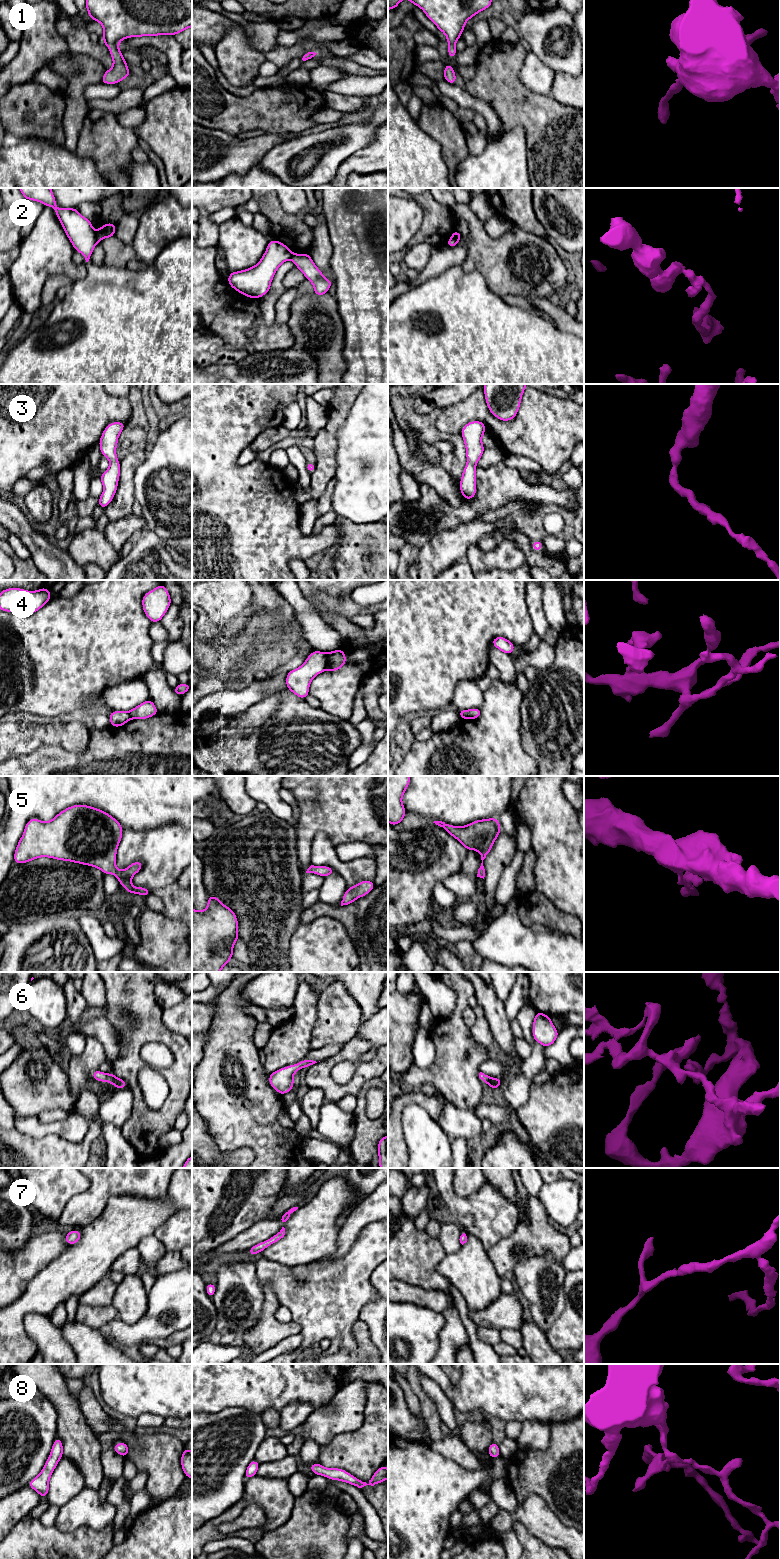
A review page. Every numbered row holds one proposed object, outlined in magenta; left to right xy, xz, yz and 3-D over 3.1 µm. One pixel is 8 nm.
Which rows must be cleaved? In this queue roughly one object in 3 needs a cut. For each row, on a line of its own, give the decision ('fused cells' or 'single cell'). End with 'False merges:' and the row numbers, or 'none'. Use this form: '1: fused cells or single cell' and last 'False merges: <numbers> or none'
1: single cell
2: fused cells
3: single cell
4: fused cells
5: single cell
6: single cell
7: single cell
8: single cell
False merges: 2, 4

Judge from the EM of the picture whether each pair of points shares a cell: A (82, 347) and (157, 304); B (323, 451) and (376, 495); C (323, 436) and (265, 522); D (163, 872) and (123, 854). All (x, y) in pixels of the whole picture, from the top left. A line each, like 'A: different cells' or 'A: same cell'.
A: same cell
B: different cells
C: different cells
D: same cell

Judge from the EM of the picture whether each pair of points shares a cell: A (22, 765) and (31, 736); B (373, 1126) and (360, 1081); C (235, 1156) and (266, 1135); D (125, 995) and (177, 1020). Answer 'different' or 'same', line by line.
A: different
B: different
C: different
D: different

